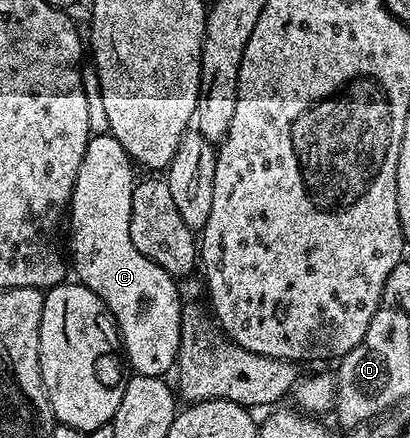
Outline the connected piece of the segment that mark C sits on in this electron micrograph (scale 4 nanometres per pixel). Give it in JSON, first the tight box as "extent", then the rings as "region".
{"extent":[67,134,183,378],"region":[[[113,134],[90,137],[67,211],[67,254],[76,281],[95,292],[113,315],[132,373],[160,378],[168,375],[177,361],[183,299],[173,275],[131,244],[132,169],[129,154]]]}

